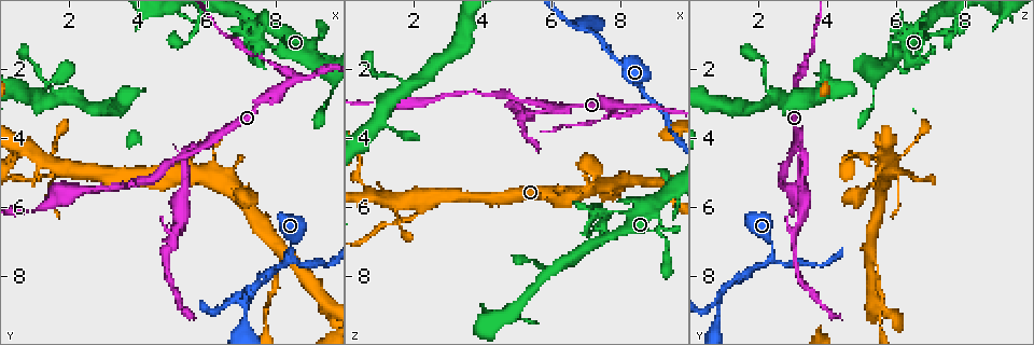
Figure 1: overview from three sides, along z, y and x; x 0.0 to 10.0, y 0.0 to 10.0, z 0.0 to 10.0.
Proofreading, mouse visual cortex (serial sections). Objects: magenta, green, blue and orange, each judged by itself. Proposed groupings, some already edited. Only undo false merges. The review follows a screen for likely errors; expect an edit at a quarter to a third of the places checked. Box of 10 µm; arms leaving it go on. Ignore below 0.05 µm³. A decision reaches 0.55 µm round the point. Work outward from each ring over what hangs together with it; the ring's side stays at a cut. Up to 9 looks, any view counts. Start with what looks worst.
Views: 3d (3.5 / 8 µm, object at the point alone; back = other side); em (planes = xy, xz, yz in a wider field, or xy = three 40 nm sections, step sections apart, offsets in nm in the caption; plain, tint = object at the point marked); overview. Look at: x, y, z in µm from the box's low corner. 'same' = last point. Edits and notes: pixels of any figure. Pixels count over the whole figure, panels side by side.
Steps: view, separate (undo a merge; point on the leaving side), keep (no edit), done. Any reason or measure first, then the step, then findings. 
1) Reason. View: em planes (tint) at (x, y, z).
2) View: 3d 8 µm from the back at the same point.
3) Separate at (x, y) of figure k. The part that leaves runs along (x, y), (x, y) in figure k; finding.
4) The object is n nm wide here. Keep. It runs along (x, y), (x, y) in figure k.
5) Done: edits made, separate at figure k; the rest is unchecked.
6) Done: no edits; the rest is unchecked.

Branch point. View: 3d 8 µm at (8.40, 2.40, 3.05).

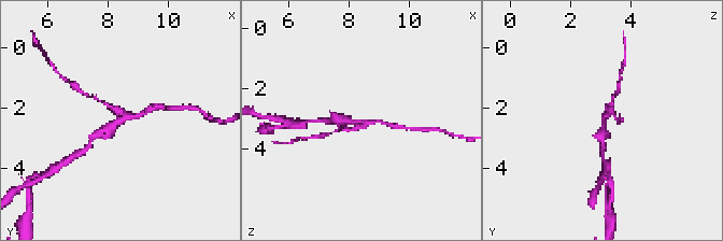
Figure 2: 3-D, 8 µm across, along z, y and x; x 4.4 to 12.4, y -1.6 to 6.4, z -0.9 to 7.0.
Need the tissue. View: em xy step 3 (tint) at the same point.

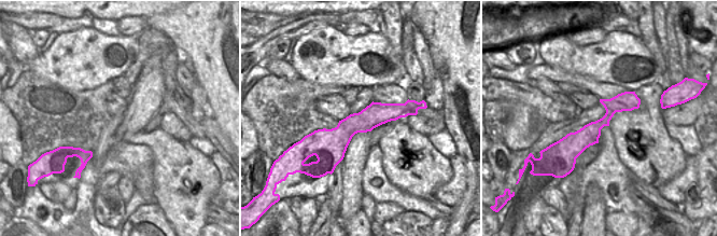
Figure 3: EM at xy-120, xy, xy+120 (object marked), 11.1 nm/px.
3 arms meet here; the arms are 150, 150, 250 nm wide. Separate at (108, 104) of figure 2. The part that leaves runs along (121, 113), (102, 100), (83, 94) in figure 2; a second cell is stuck on.

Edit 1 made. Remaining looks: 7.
See it whole again. View: overview.

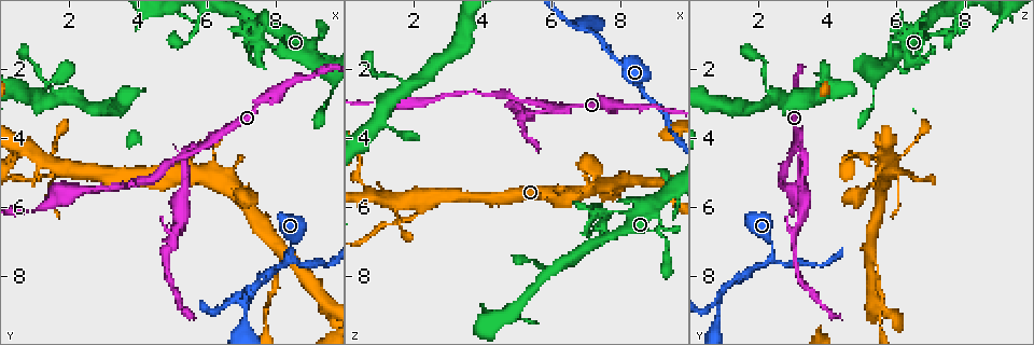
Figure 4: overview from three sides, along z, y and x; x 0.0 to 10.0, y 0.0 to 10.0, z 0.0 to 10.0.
Sharp bend. View: 3d 3.5 µm at (8.60, 7.50, 2.45).

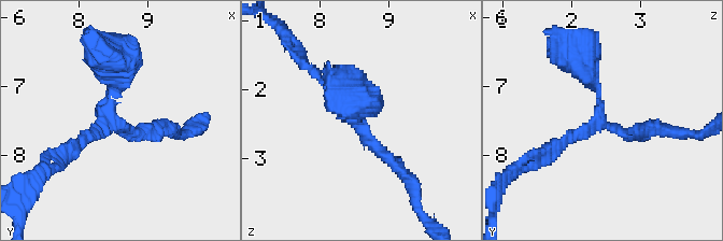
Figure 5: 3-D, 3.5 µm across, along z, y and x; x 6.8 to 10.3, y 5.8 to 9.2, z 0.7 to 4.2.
3 arms meet here; the arms are 100, 200, 350 nm wide; now the EM. View: em xy step 3 (tint) at (8.55, 7.55, 2.45).

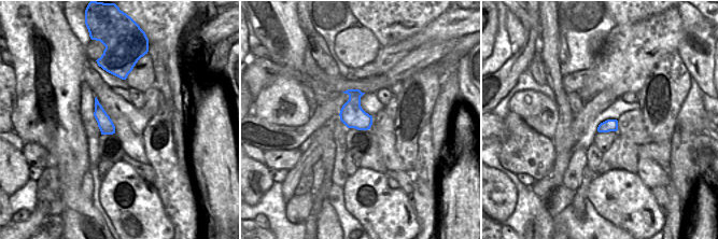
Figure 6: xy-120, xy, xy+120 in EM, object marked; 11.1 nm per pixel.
Keep. Continuous, no second cell.

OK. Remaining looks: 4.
Narrows sharply. View: 3d 3.5 µm at (8.25, 7.45, 5.20).

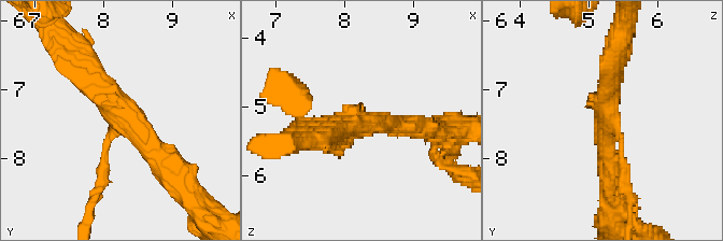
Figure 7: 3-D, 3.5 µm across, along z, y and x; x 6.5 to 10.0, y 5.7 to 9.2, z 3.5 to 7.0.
Now the EM. View: em xy step 3 (tint) at (8.30, 7.45, 5.25).

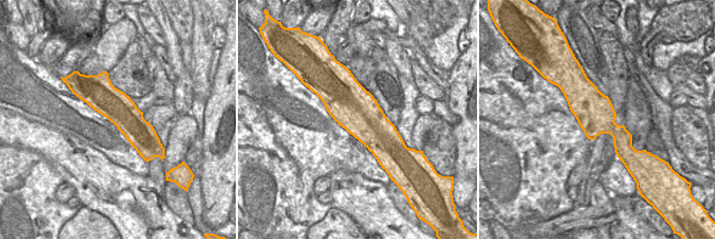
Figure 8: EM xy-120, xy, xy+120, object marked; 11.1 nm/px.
The object is 500 nm wide here. Keep. It runs along (106, 75), (106, 96), (145, 154) in figure 8; all the same cell.

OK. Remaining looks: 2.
Done: edits made, separate at figure 2; the rest is unchecked.

